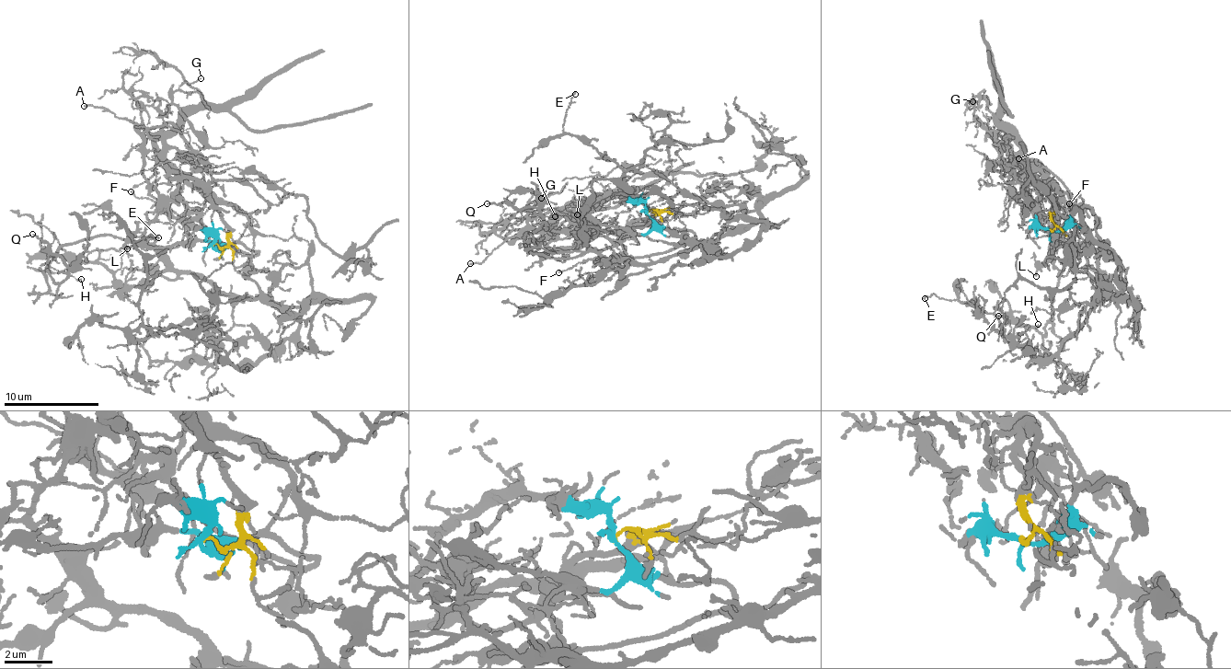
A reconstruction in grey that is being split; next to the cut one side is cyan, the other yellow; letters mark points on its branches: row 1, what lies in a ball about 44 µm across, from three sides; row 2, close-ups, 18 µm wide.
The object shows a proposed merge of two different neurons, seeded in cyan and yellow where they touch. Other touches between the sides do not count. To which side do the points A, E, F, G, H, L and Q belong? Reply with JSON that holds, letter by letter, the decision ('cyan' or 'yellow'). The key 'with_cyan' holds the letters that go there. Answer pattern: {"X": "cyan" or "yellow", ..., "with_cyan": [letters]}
{"A": "yellow", "E": "cyan", "F": "cyan", "G": "yellow", "H": "cyan", "L": "cyan", "Q": "cyan", "with_cyan": ["E", "F", "H", "L", "Q"]}

